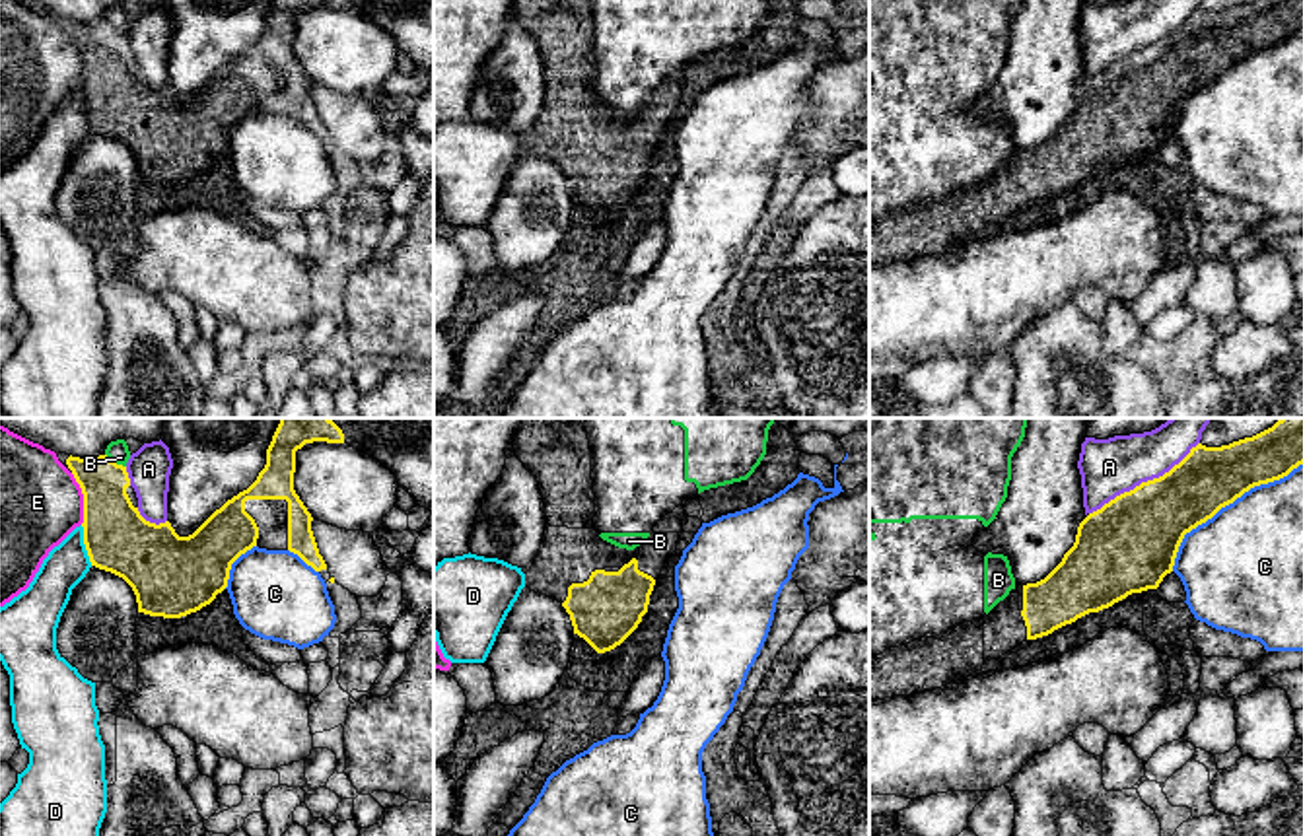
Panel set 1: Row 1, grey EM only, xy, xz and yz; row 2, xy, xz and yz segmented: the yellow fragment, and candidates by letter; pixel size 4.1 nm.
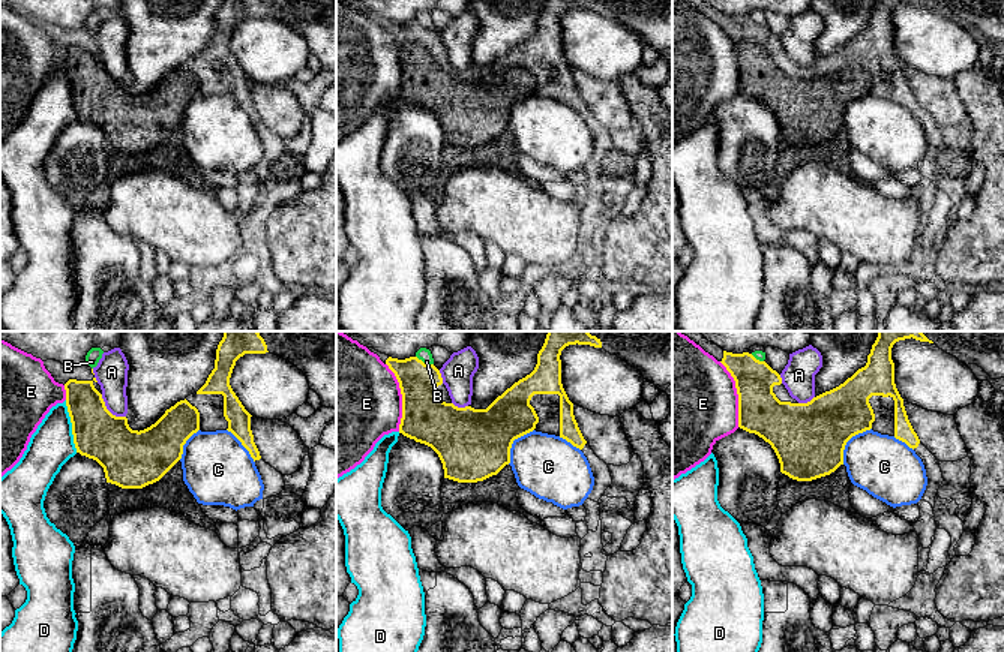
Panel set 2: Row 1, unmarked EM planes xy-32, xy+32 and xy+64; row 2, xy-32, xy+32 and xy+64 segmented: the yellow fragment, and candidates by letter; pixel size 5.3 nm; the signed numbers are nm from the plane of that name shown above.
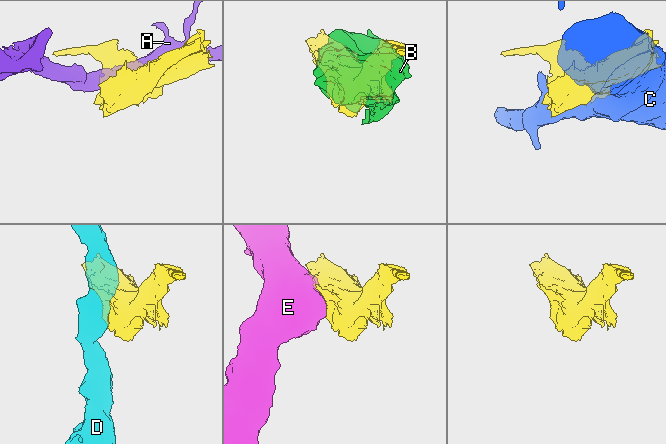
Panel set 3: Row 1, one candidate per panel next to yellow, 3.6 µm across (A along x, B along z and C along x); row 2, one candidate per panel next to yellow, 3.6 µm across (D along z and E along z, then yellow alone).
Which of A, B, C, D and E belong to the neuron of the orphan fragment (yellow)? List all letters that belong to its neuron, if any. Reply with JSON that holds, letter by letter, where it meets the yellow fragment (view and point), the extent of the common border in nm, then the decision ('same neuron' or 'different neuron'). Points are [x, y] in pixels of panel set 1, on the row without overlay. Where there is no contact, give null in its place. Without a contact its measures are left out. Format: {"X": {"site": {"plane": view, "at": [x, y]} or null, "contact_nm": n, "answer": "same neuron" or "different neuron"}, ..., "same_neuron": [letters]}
{"A": {"site": {"plane": "yz", "at": [1144, 47]}, "contact_nm": 550, "answer": "different neuron"}, "B": {"site": {"plane": "xy", "at": [113, 26]}, "contact_nm": 110, "answer": "different neuron"}, "C": {"site": {"plane": "yz", "at": [1226, 69]}, "contact_nm": 700, "answer": "different neuron"}, "D": {"site": {"plane": "xy", "at": [84, 107]}, "contact_nm": 180, "answer": "different neuron"}, "E": {"site": {"plane": "xy", "at": [84, 63]}, "contact_nm": 220, "answer": "different neuron"}, "same_neuron": []}

